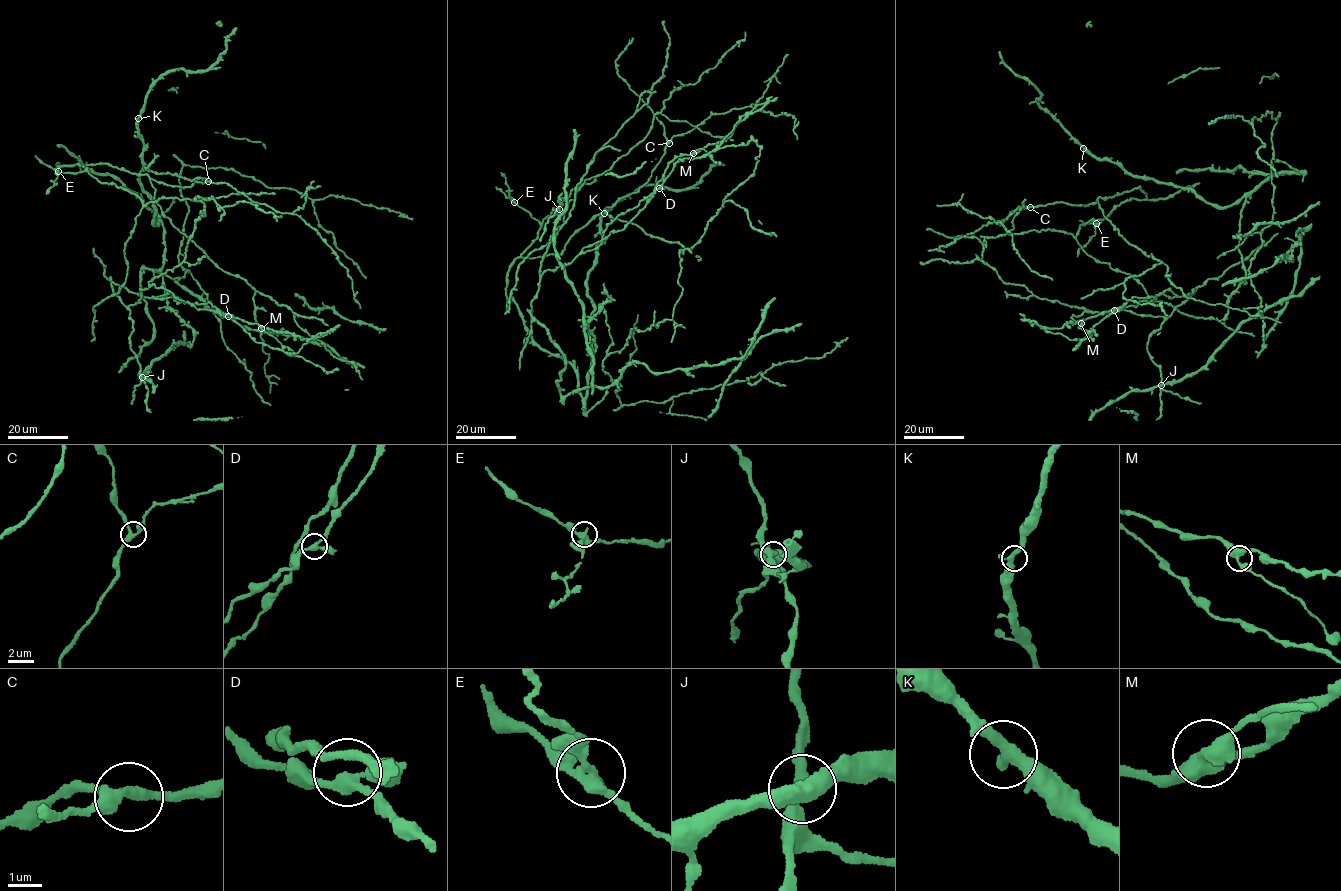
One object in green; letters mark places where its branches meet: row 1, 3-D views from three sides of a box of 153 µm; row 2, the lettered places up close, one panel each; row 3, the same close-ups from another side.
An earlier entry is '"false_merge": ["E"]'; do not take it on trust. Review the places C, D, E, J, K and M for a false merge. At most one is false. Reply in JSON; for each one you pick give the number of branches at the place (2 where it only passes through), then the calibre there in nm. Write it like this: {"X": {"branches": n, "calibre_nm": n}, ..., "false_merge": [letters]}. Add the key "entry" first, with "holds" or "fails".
{"entry": "holds", "E": {"branches": 3, "calibre_nm": 300}, "false_merge": ["E"]}

